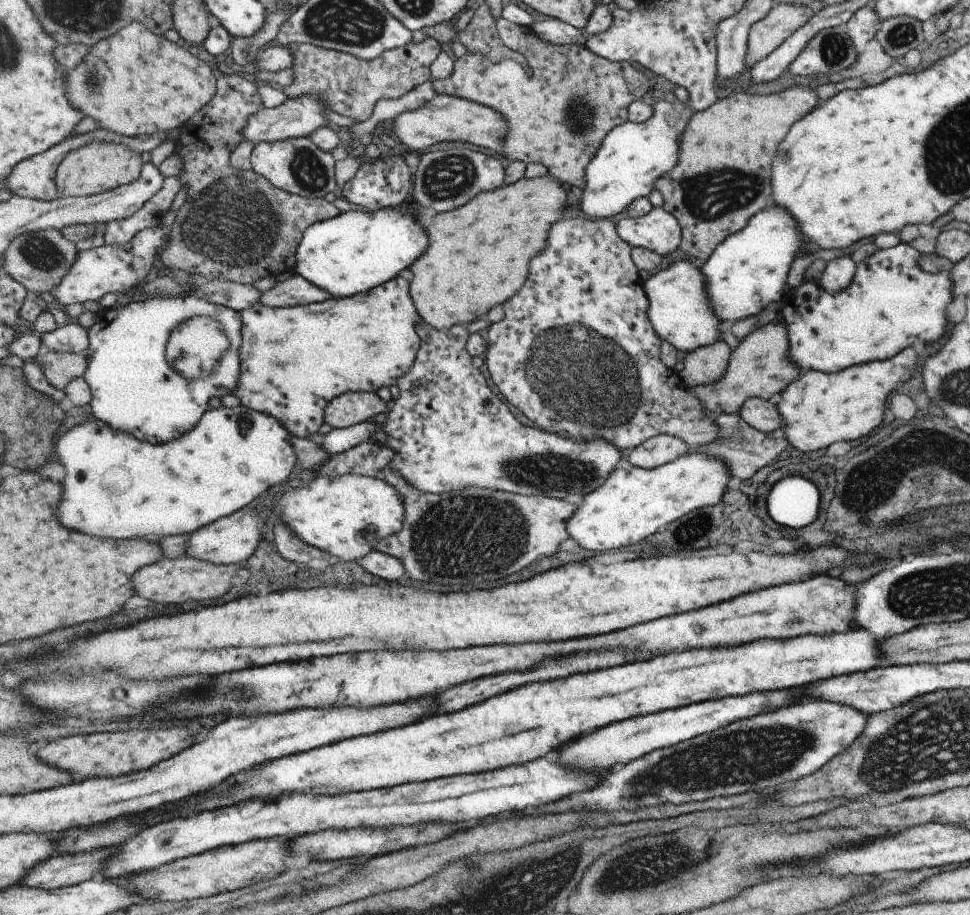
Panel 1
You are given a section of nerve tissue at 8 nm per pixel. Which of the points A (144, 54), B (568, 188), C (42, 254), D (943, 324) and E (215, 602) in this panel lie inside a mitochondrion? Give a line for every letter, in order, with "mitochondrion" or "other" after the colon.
A: other
B: other
C: mitochondrion
D: other
E: other

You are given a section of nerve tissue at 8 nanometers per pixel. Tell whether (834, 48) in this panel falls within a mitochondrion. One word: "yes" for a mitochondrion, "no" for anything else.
yes

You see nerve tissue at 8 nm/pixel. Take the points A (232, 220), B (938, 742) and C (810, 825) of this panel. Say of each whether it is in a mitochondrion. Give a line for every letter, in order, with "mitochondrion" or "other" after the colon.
A: mitochondrion
B: mitochondrion
C: other

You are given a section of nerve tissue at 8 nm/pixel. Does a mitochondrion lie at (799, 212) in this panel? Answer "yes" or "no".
no

